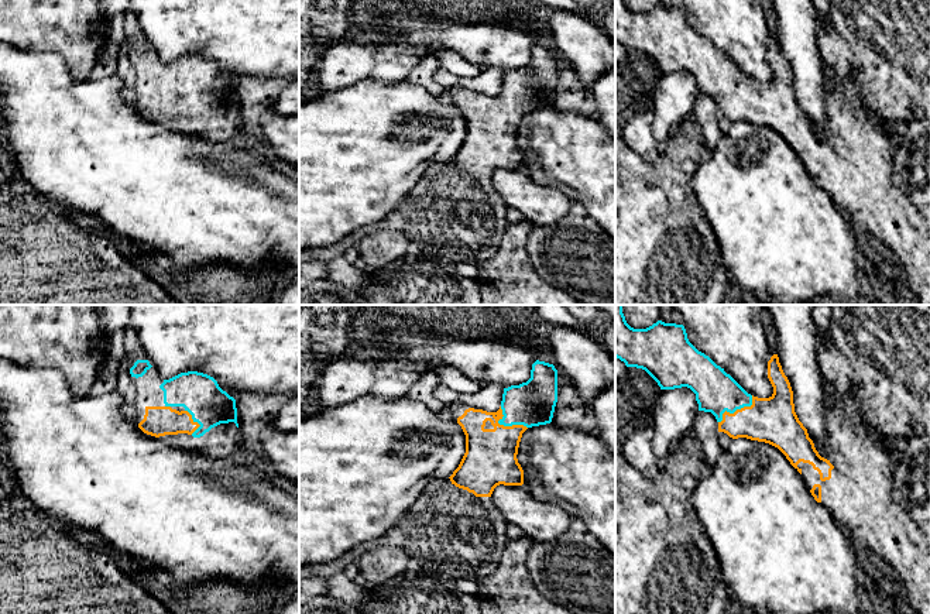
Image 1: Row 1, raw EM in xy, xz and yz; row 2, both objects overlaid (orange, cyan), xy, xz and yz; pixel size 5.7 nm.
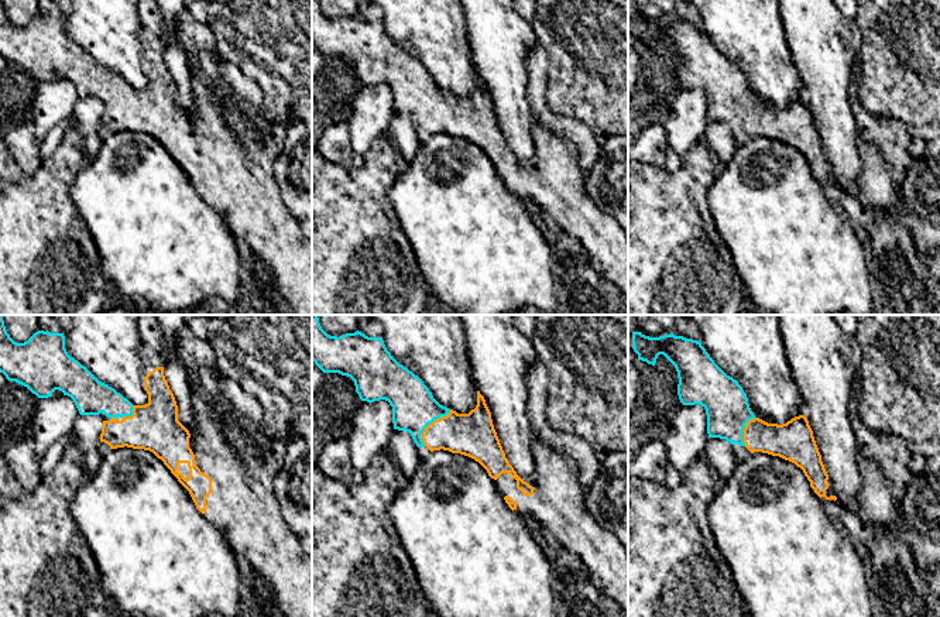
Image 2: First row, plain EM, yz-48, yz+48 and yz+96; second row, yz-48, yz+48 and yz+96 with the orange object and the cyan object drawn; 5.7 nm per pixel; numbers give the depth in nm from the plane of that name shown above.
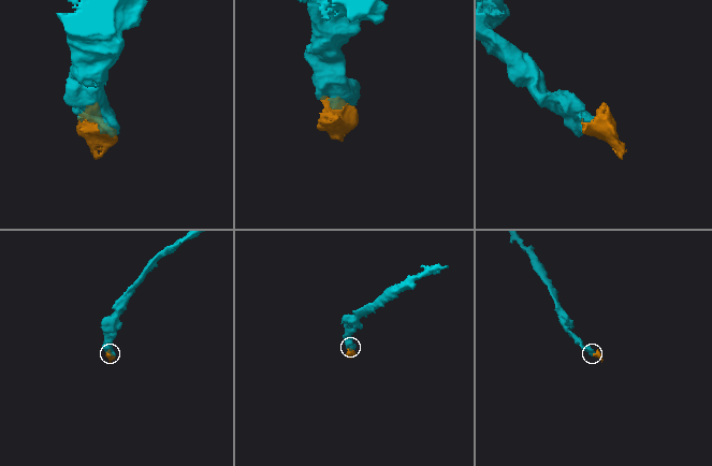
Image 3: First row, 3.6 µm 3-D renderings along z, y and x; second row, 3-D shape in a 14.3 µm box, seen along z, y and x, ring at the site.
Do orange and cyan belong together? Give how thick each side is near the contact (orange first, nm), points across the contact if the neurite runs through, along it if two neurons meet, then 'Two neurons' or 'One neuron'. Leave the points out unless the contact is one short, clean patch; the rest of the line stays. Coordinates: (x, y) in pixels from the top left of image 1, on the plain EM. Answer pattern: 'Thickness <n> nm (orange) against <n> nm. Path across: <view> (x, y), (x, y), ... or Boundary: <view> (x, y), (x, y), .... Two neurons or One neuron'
Thickness 260 nm (orange) against 240 nm. One neuron

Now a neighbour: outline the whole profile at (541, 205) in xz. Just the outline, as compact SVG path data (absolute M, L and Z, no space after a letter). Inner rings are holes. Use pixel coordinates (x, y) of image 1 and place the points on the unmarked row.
M500 168L491 182L504 202L521 212L533 226L562 220L573 203L562 191L539 185L524 168Z

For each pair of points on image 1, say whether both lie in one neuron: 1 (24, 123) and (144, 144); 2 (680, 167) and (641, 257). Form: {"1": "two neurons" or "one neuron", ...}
{"1": "one neuron", "2": "one neuron"}

